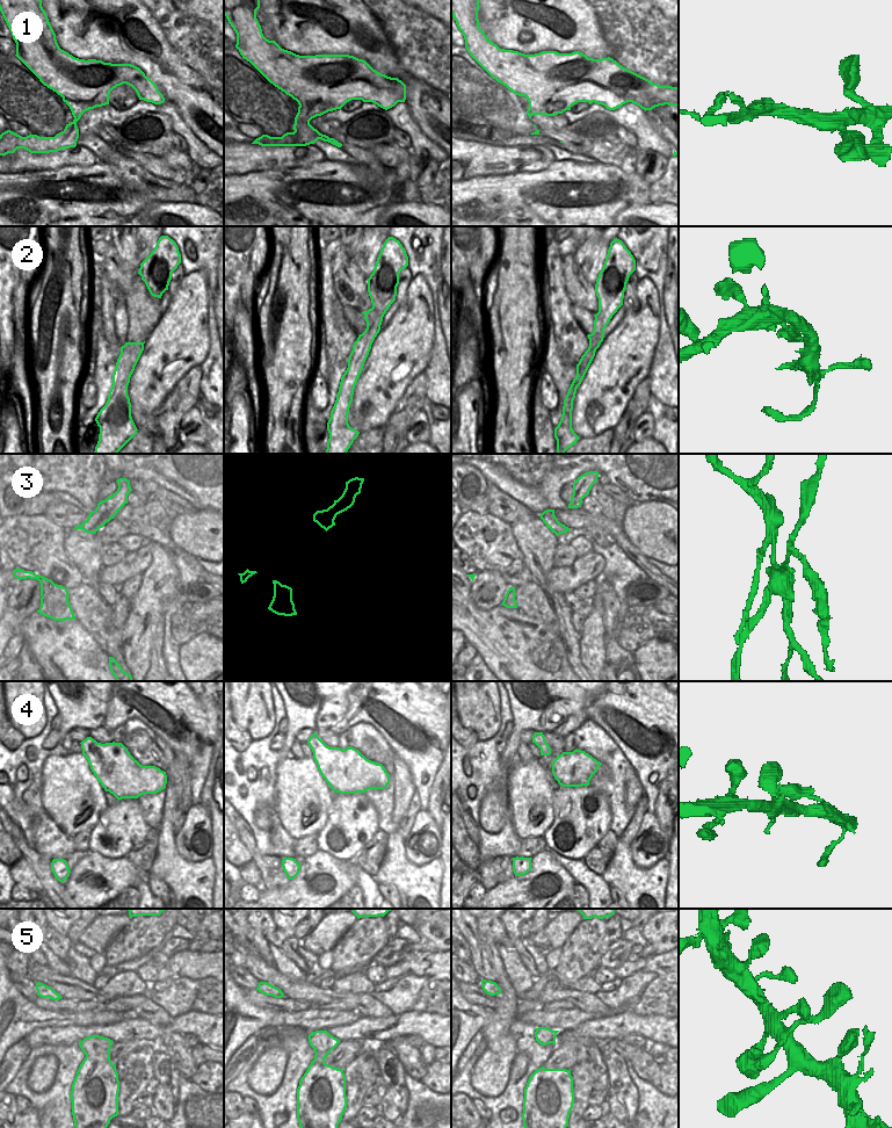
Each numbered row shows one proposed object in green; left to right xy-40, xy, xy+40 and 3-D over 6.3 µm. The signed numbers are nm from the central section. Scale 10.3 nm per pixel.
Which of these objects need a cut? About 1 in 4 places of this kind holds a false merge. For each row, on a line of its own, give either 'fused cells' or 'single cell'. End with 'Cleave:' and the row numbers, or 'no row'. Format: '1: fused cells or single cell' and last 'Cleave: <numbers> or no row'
1: single cell
2: single cell
3: fused cells
4: single cell
5: single cell
Cleave: 3

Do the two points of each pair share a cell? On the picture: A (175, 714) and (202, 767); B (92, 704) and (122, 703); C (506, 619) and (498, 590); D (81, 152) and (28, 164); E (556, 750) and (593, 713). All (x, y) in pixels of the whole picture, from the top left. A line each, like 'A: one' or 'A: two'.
A: one
B: two
C: two
D: one
E: two

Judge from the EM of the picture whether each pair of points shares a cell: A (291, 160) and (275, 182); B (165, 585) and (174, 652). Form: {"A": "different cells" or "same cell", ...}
{"A": "different cells", "B": "different cells"}

